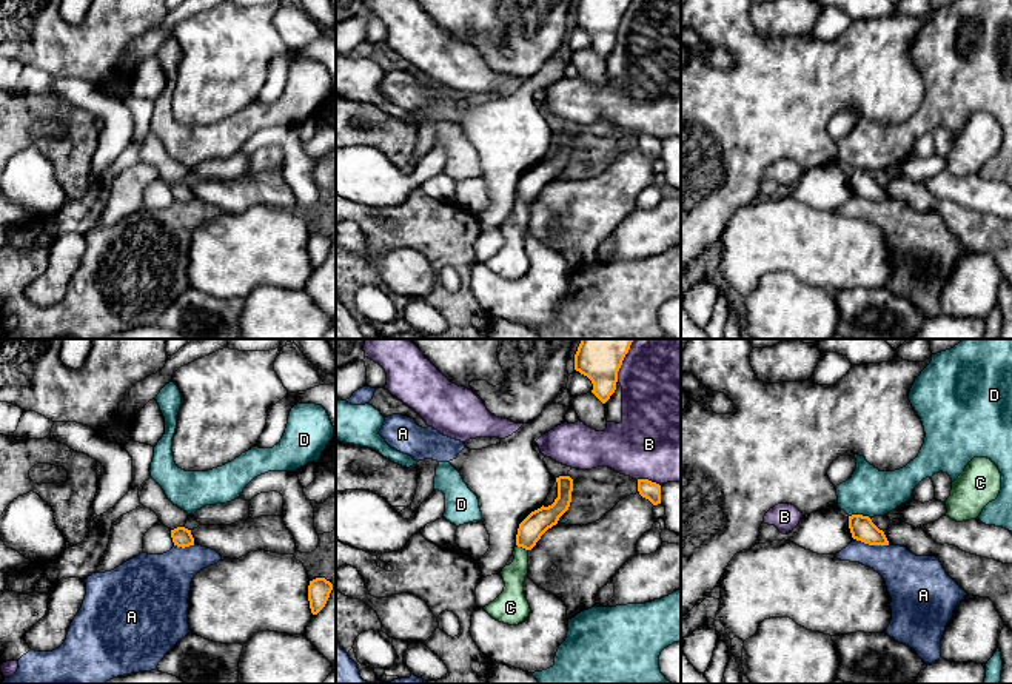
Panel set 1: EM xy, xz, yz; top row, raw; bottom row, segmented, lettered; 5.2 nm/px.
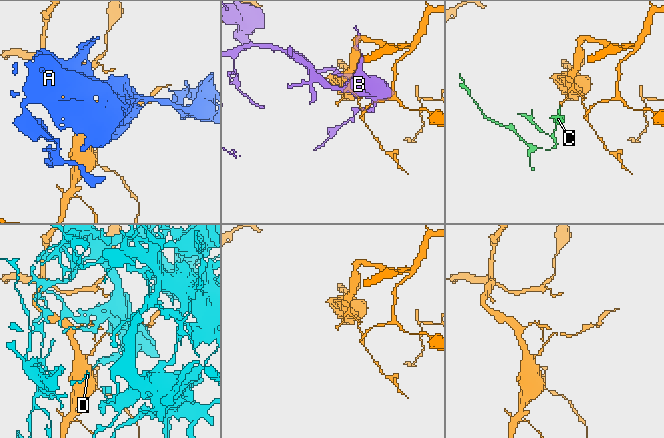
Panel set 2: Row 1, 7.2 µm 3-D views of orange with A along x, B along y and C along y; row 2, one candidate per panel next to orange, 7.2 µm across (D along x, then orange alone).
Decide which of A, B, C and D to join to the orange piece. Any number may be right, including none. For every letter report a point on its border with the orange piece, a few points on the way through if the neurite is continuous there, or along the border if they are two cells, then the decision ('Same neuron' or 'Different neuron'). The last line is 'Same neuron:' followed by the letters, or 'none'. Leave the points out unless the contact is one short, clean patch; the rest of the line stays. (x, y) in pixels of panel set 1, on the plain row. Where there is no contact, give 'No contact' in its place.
A: Touches orange at yz (871, 199). Boundary: yz (854, 193), (869, 199), (888, 201). Different neuron
B: Touches orange at xz (647, 134). Different neuron
C: Touches orange at xz (522, 202). Path across: xz (530, 185), (522, 202), (521, 217), (513, 230). Same neuron
D: Touches orange at yz (860, 170). Different neuron
Same neuron: C

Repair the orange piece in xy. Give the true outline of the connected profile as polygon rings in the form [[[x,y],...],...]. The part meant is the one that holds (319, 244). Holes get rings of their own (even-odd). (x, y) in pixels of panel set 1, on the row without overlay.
[[[316,233],[308,240],[308,256],[313,270],[317,270],[327,259],[333,239],[325,233]]]

